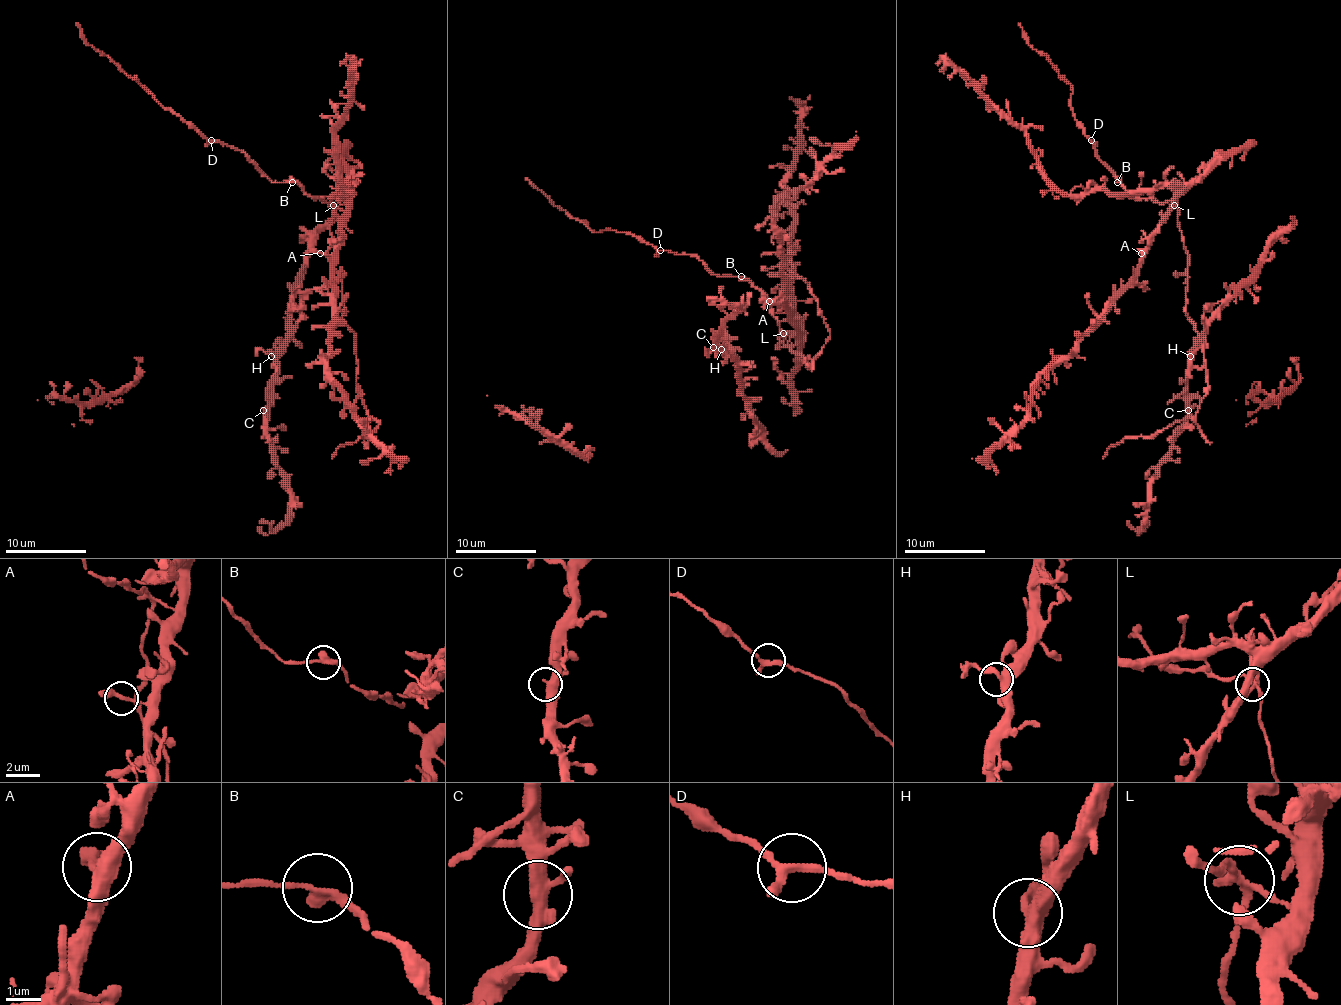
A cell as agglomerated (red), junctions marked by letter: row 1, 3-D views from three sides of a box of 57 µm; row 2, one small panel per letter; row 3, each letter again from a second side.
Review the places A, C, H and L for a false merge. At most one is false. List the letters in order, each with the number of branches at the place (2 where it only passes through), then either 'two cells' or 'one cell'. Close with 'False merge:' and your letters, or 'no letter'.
A: branches 2; one cell
C: branches 3; one cell
H: branches 3; one cell
L: branches 3; one cell
False merge: no letter

